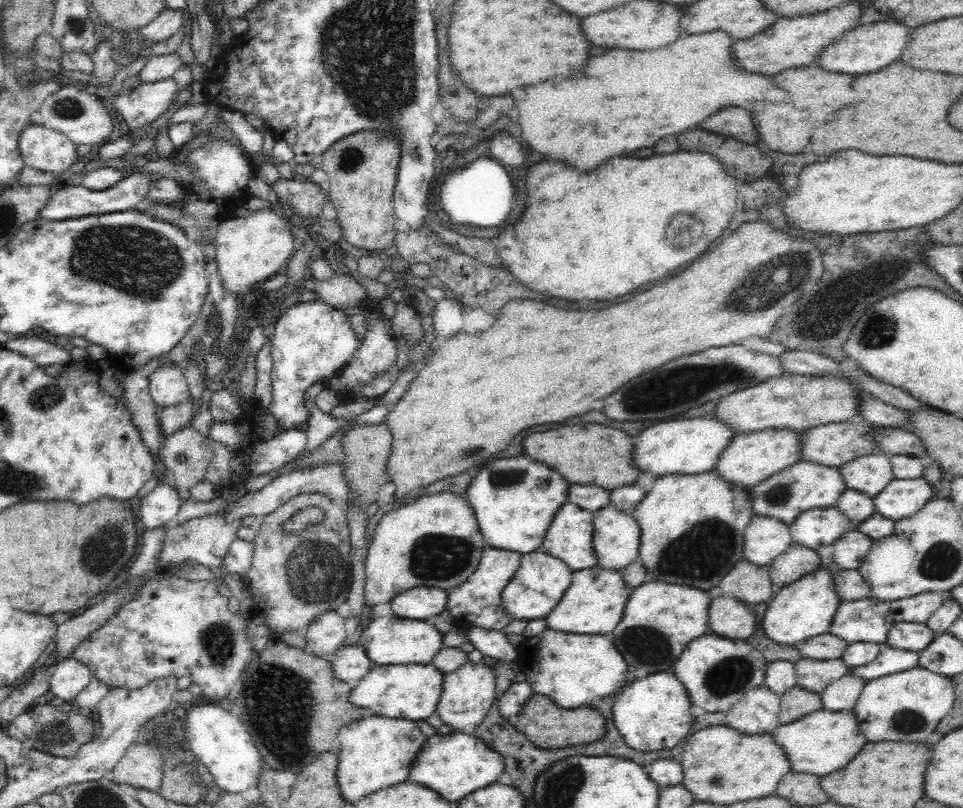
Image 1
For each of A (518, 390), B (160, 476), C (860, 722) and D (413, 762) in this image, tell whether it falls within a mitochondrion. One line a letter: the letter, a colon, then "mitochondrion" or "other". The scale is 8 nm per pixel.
A: other
B: other
C: other
D: other

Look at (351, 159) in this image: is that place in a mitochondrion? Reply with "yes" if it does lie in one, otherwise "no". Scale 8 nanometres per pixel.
yes

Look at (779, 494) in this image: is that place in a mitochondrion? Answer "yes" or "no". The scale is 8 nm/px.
yes

